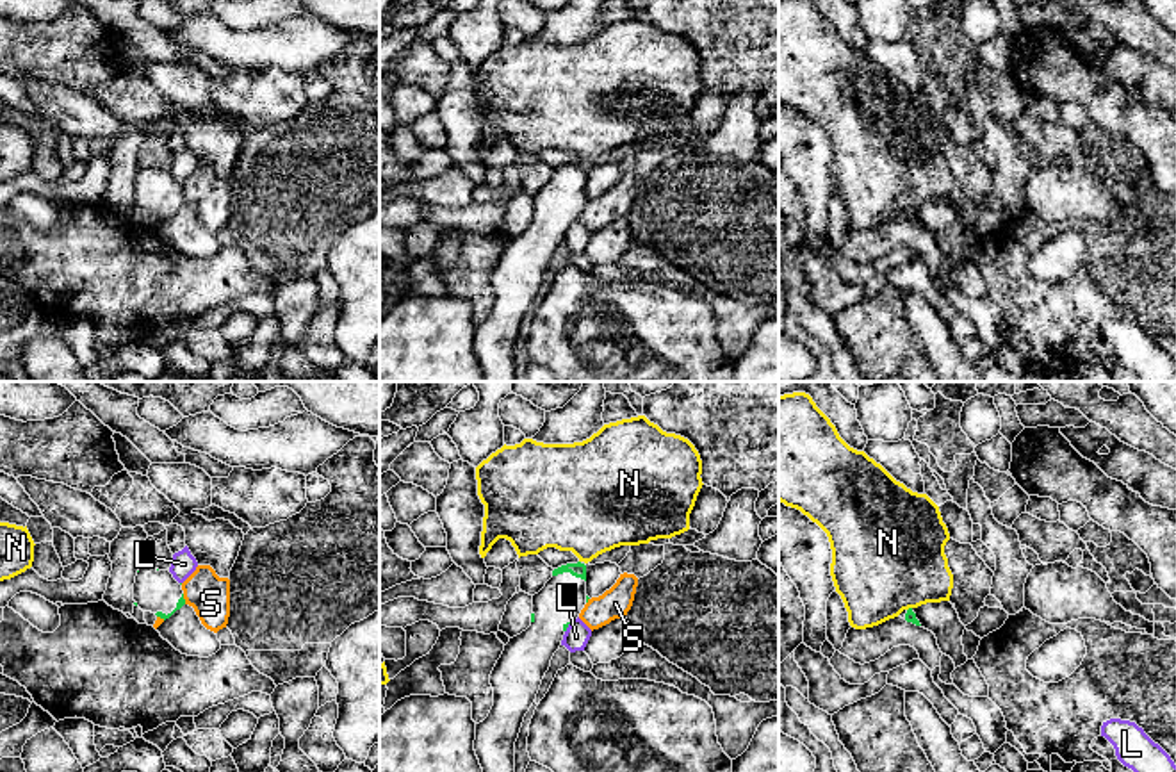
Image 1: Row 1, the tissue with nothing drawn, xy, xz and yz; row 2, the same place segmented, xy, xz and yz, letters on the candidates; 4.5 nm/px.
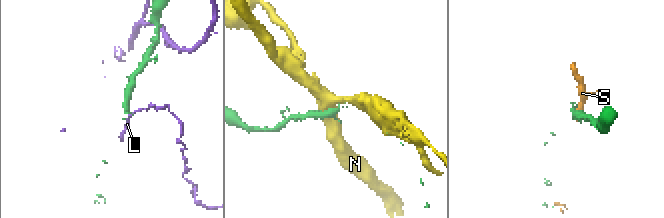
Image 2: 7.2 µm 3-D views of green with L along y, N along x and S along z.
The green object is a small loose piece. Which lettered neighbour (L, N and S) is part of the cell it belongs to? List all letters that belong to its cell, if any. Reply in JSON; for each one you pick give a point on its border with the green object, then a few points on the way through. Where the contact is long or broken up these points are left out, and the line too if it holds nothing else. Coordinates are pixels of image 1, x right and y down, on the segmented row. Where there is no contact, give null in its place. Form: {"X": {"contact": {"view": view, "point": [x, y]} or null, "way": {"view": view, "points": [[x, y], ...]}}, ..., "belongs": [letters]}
{"belongs": []}

